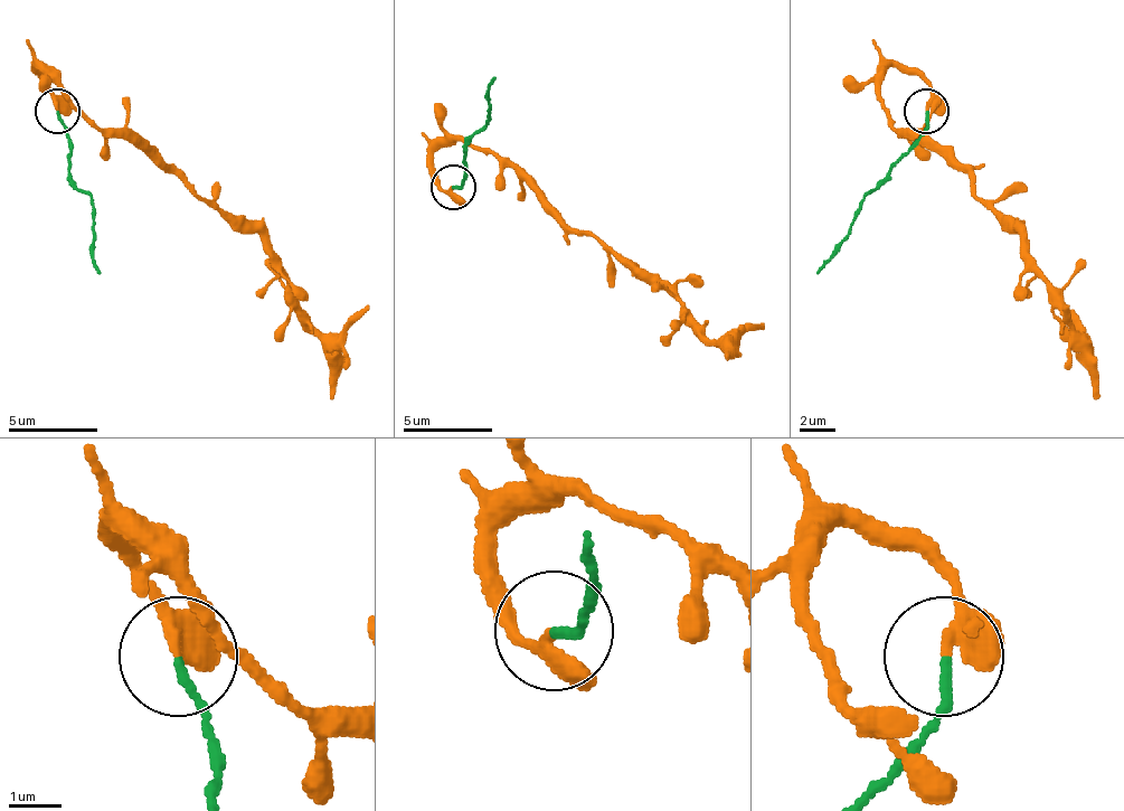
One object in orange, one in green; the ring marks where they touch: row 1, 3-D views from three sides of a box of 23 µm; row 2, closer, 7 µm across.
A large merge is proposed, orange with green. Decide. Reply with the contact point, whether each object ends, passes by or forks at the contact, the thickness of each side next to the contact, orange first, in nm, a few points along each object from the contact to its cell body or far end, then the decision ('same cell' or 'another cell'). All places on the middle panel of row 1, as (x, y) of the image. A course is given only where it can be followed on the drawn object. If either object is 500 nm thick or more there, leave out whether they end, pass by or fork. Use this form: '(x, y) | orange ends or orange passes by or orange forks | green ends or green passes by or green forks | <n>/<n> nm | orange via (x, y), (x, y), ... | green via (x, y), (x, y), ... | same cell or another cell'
(453, 187) | orange passes by | green ends | 280/150 nm | orange via (454, 186), (432, 177), (436, 150), (454, 141), (490, 150), (575, 229), (659, 283), (726, 359) | green via (454, 186), (463, 181), (463, 145), (490, 123), (494, 78) | another cell

